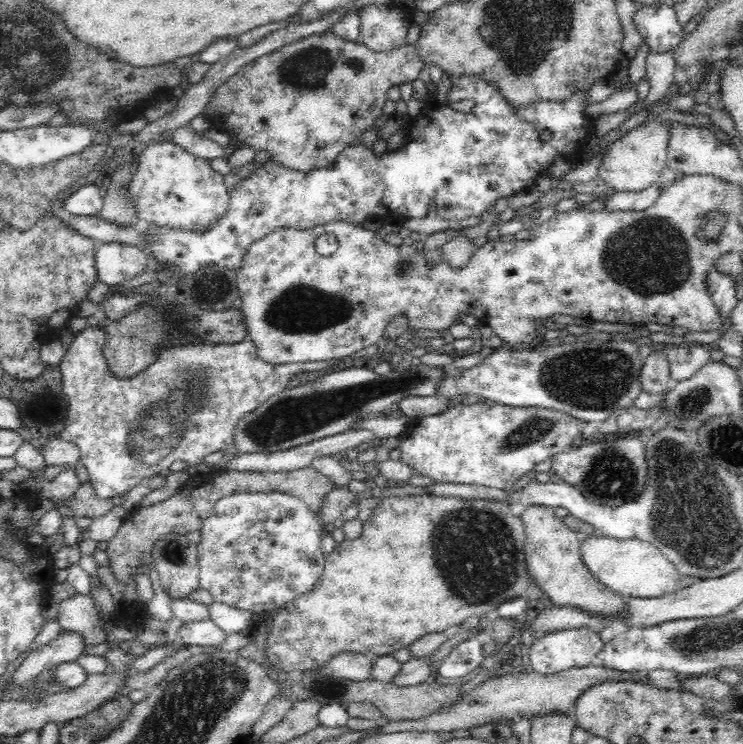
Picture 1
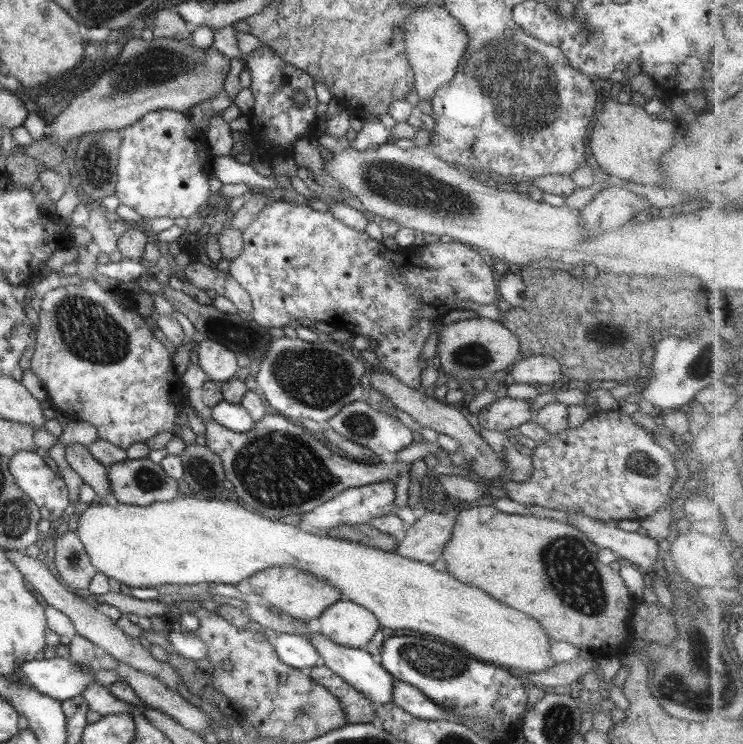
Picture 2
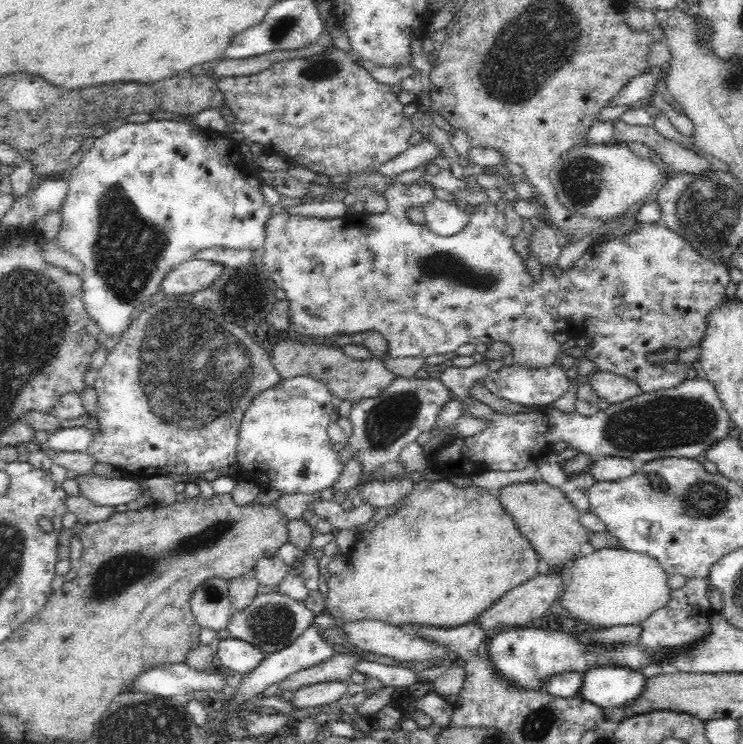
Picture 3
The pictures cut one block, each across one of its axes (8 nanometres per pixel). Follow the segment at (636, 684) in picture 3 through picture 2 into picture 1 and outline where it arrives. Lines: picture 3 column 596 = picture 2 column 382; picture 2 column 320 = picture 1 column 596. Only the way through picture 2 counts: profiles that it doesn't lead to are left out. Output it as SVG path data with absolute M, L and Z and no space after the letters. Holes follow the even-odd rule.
M590 629L563 630L545 635L534 640L534 644L530 648L531 670L538 674L551 675L590 666L596 664L598 654L604 652L605 644L602 642L600 634Z

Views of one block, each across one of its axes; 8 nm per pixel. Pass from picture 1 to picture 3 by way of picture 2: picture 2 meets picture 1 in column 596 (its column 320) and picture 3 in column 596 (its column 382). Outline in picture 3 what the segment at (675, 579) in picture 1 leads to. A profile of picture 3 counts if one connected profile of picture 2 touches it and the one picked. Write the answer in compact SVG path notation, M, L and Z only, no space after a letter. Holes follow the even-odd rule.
M604 548L574 561L571 568L570 585L560 594L557 606L562 606L572 618L597 628L613 626L642 626L642 623L656 610L664 608L671 590L667 586L668 575L659 562L646 554L625 549Z

